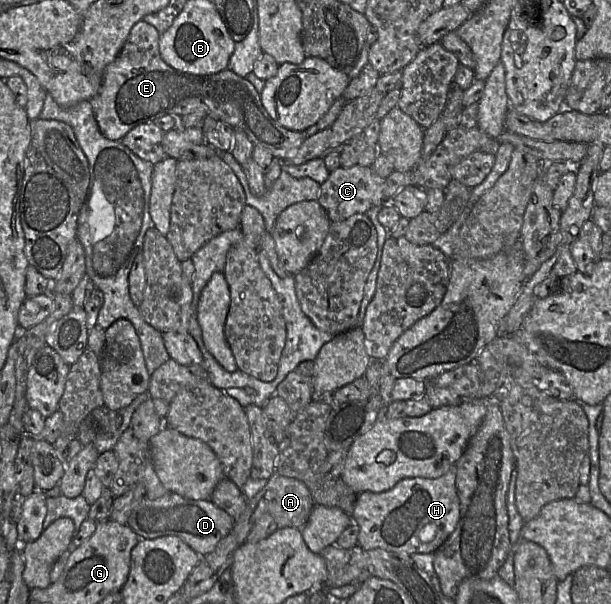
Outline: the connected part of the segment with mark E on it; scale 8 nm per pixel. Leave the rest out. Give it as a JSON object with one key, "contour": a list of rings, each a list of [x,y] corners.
{"contour":[[[138,21],[116,58],[105,68],[98,93],[89,102],[100,132],[109,140],[121,139],[140,124],[153,123],[164,115],[204,111],[207,116],[242,130],[248,139],[267,149],[273,157],[289,159],[308,138],[304,131],[291,131],[273,120],[255,87],[229,68],[209,75],[181,72],[164,62],[159,52],[160,33],[151,24]]]}

